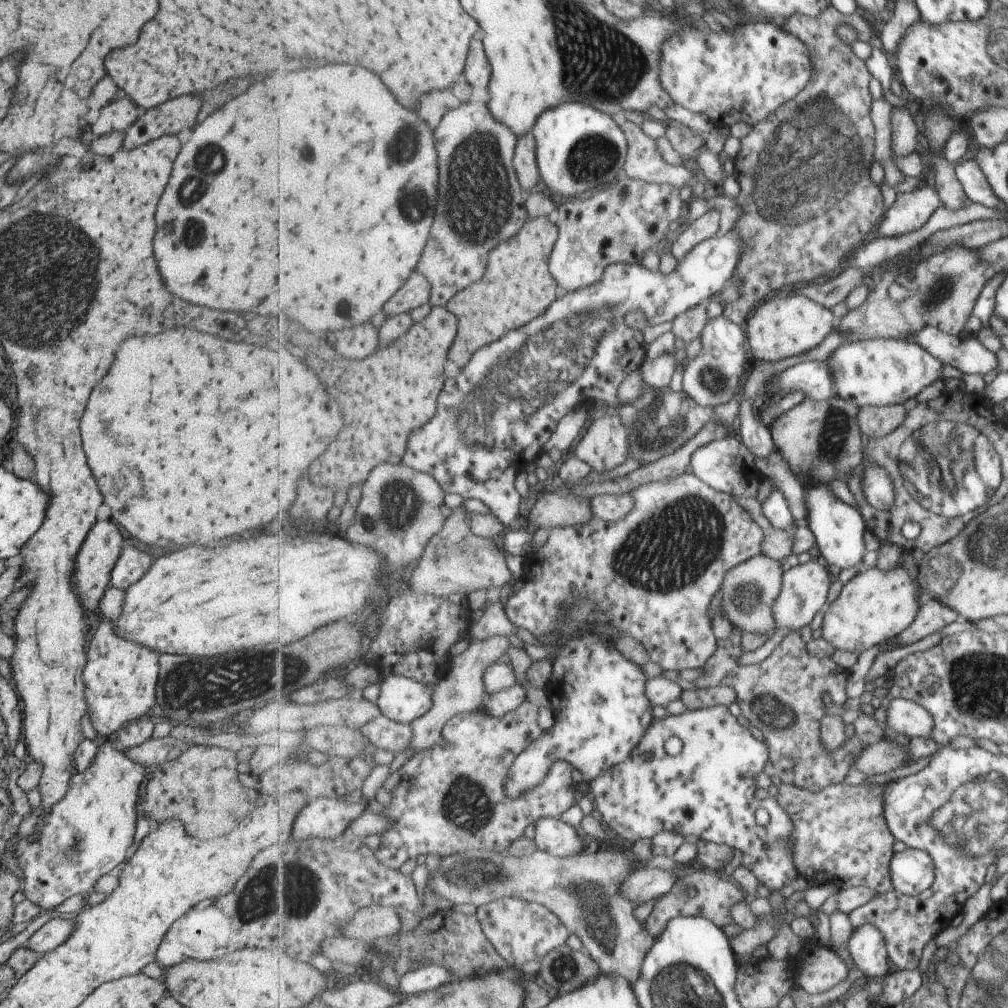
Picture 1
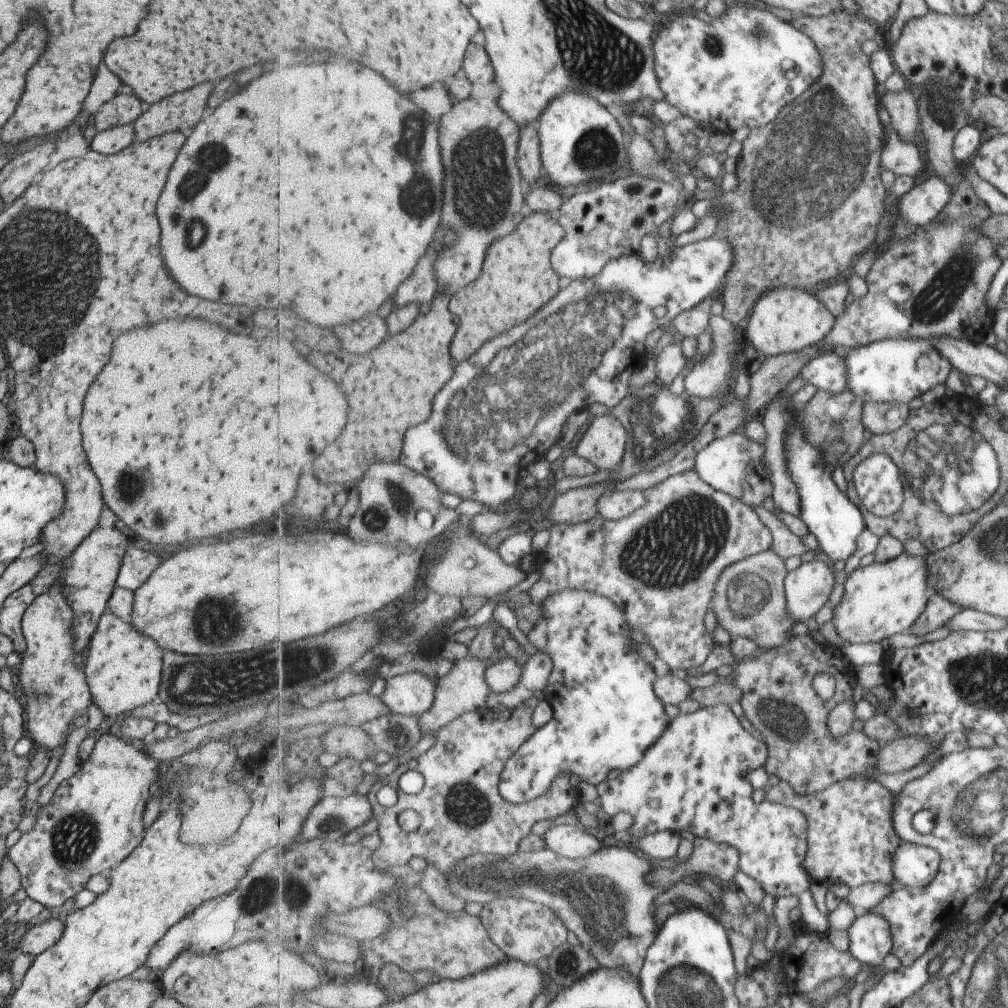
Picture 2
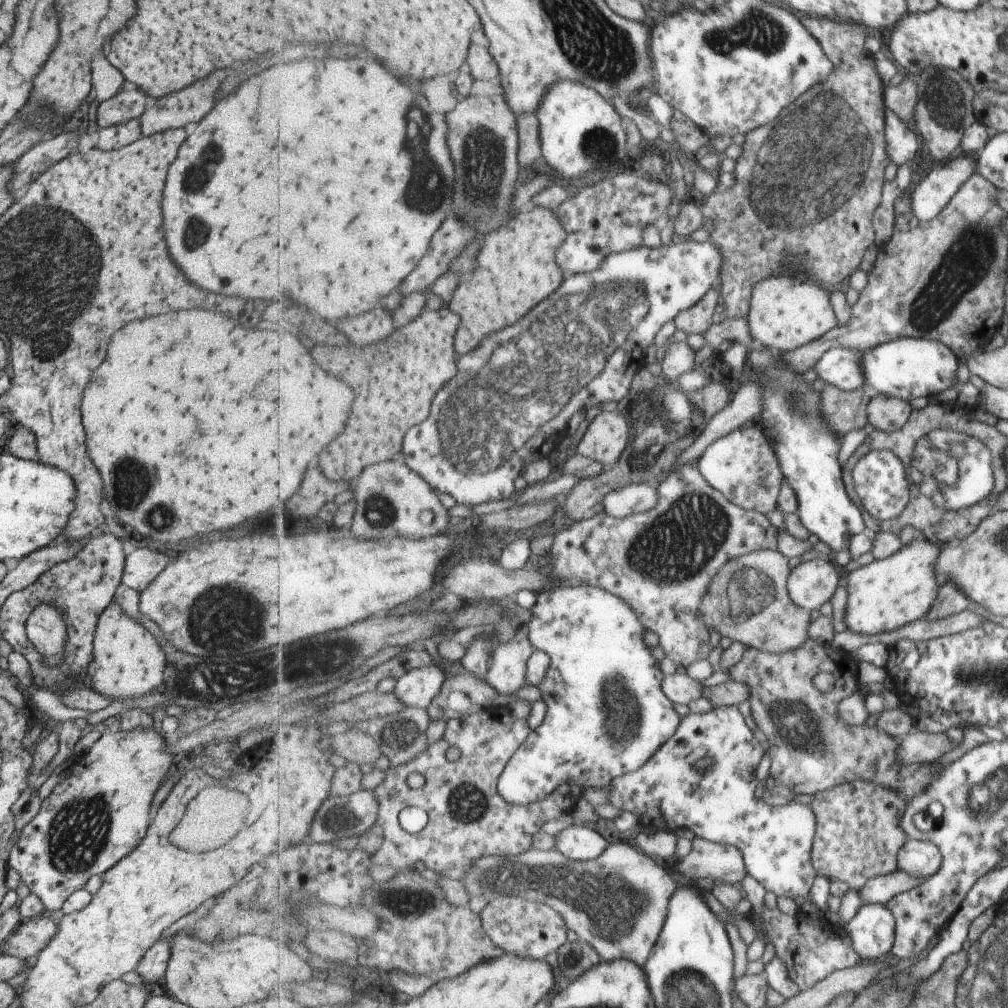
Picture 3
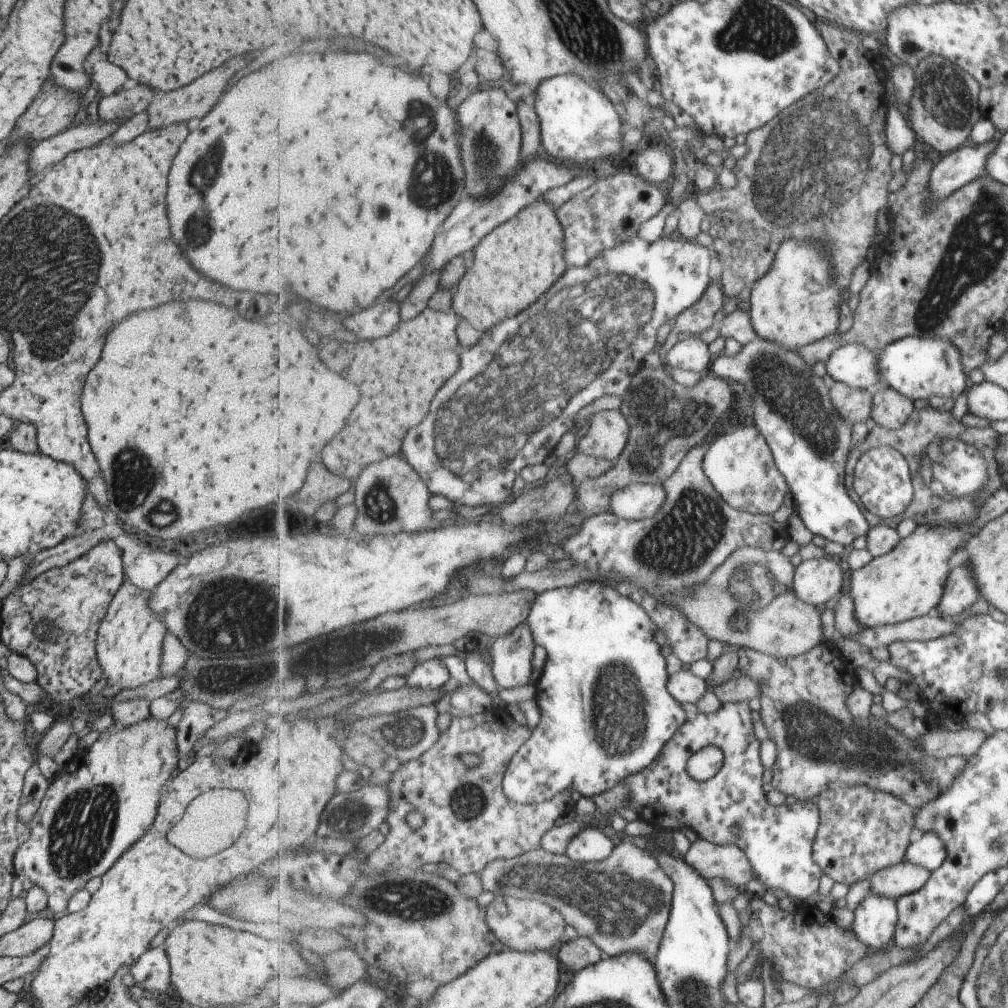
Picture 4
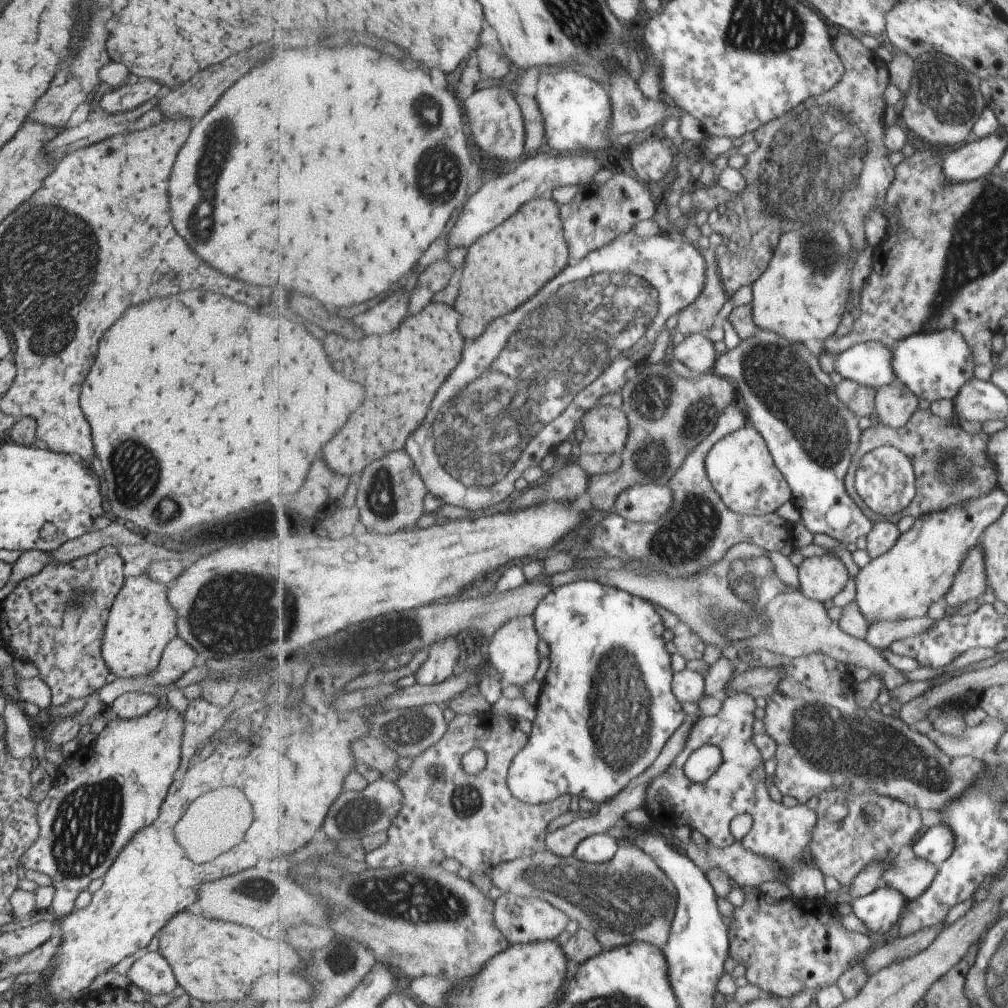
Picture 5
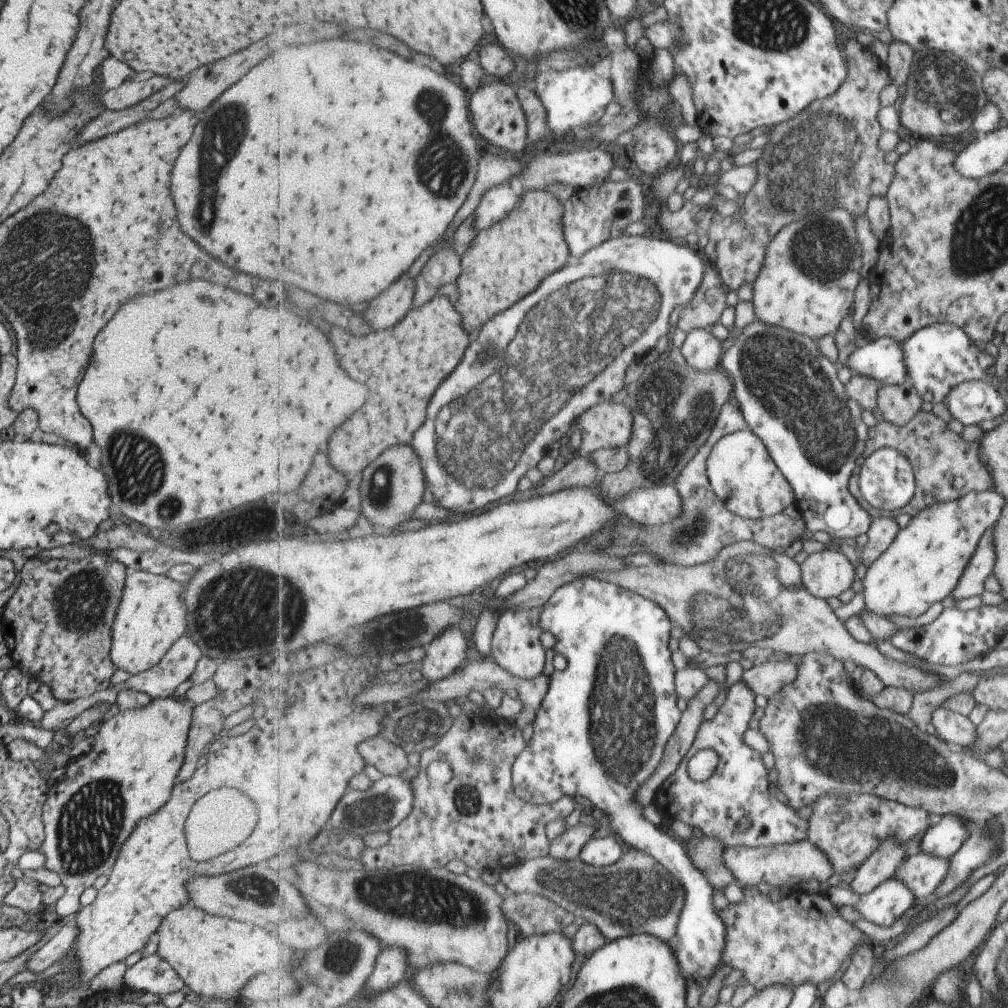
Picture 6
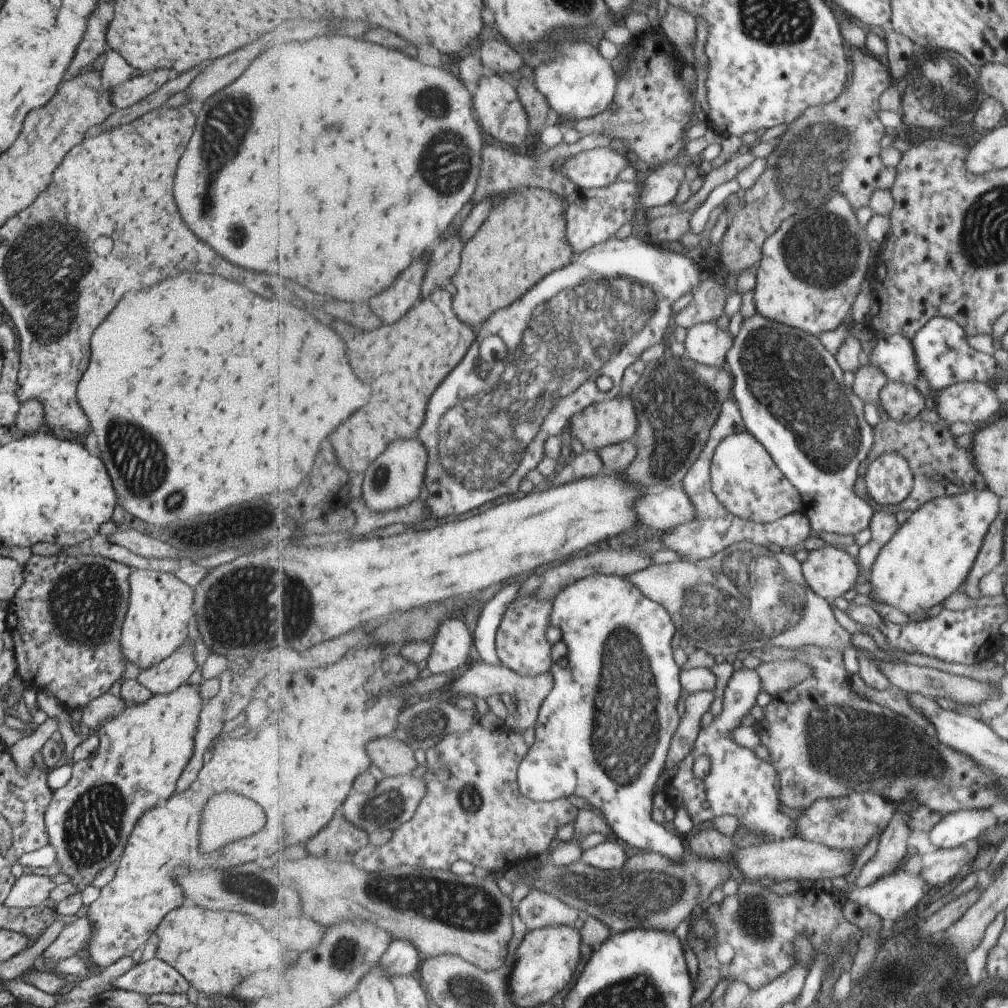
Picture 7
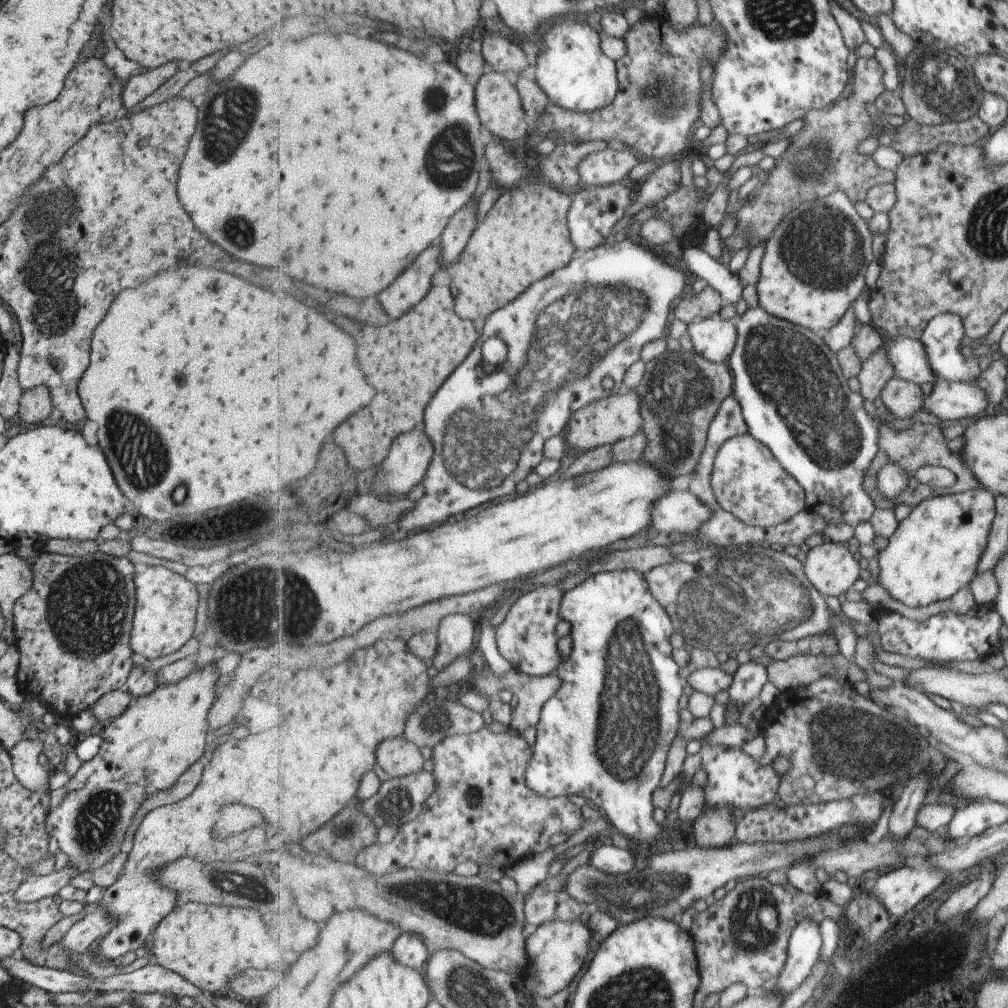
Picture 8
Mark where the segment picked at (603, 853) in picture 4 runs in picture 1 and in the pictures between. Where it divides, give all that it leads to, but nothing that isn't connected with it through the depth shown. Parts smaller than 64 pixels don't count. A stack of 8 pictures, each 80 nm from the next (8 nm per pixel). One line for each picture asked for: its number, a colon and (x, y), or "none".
1: (552, 835)
2: (571, 841)
3: (579, 843)

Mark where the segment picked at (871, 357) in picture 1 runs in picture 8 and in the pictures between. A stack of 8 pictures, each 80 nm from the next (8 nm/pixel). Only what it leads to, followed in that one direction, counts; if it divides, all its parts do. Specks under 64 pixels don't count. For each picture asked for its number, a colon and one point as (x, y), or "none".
2: (894, 370)
3: (911, 367)
4: (920, 368)
5: (933, 365)
6: (939, 356)
7: (943, 356)
8: (942, 336)

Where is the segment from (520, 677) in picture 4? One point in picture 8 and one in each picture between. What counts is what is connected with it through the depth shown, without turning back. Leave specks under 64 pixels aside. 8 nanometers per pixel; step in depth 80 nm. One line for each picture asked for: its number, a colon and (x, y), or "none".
5: (513, 651)
6: (517, 647)
7: (522, 642)
8: (527, 637)

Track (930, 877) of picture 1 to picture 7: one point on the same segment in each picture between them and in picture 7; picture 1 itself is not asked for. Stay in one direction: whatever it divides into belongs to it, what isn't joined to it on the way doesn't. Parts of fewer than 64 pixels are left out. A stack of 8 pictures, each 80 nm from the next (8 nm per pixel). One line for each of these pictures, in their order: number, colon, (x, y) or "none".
2: (915, 865)
3: (921, 858)
4: (926, 850)
5: (935, 845)
6: (943, 839)
7: (956, 828)

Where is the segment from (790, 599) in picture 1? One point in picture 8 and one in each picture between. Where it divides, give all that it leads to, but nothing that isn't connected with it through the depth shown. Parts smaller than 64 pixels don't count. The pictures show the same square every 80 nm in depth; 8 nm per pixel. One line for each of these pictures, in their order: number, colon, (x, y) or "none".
2: (809, 586)
3: (811, 584)
4: (816, 581)
5: (822, 577)
6: (828, 573)
7: (830, 571)
8: (832, 568)

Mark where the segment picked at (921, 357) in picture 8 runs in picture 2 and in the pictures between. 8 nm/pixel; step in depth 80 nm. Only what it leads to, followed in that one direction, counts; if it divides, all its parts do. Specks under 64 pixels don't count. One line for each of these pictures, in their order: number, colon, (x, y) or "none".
2: (829, 372)
3: (843, 367)
4: (855, 365)
5: (871, 363)
6: (884, 359)
7: (895, 355)

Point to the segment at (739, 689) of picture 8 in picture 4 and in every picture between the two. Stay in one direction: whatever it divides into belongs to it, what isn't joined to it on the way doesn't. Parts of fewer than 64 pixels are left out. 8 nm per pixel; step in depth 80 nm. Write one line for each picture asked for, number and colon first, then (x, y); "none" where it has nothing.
4: (732, 808)
5: (783, 831)
6: (742, 785)
7: (740, 783)

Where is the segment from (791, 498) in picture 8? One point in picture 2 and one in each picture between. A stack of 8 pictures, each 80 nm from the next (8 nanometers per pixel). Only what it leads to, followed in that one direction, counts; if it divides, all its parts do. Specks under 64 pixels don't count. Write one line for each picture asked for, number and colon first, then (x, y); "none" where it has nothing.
2: (736, 464)
3: (743, 466)
4: (740, 464)
5: (742, 469)
6: (742, 471)
7: (746, 478)

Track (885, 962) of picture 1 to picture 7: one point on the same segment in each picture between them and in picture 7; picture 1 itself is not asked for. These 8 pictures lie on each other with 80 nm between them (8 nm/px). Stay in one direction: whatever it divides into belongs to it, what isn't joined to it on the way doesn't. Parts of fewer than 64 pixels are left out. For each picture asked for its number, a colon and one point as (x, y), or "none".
2: (871, 940)
3: (872, 930)
4: (877, 917)
5: (882, 910)
6: (887, 903)
7: (893, 897)

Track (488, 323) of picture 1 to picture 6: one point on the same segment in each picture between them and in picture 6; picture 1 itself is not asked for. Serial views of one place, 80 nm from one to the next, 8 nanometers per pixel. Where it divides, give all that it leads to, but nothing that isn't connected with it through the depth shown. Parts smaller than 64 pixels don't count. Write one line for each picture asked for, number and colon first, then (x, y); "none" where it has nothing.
2: (518, 278)
3: (518, 269)
4: (516, 263)
5: (505, 267)
6: (506, 261)

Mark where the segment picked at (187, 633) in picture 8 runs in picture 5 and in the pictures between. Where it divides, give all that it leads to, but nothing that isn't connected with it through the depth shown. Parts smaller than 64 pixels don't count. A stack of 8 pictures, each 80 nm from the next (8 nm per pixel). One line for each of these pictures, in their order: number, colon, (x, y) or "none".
5: (141, 622)
6: (151, 615)
7: (159, 604)

